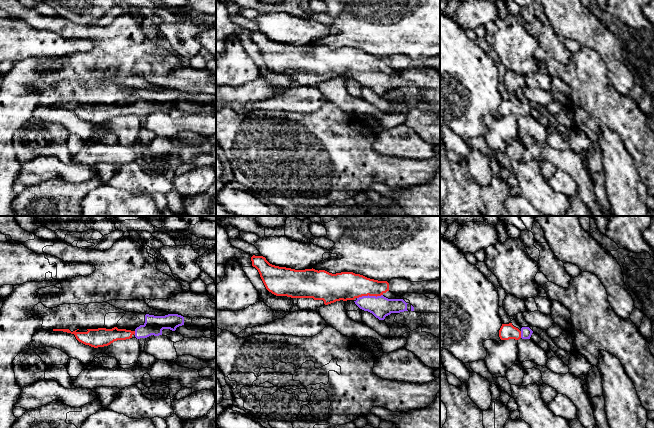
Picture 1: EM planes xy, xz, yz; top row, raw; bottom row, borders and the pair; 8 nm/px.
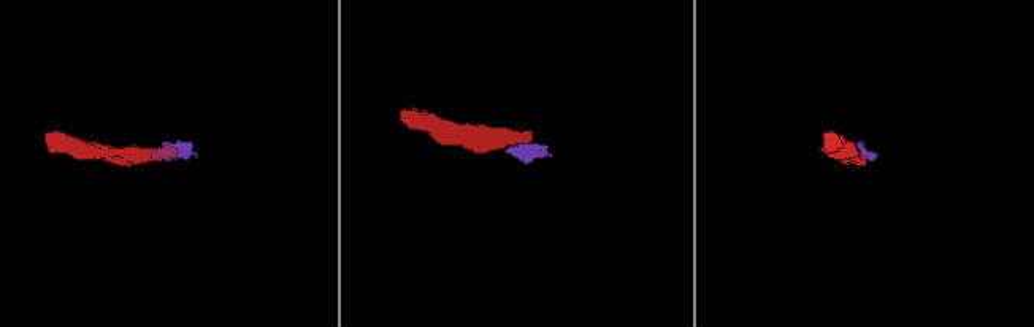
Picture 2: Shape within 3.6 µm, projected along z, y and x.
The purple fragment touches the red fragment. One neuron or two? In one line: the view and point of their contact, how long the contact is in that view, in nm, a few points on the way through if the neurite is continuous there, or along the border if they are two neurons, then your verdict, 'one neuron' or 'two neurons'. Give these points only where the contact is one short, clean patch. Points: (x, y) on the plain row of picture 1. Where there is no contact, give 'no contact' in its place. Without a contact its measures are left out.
xz (369, 72) | 220 nm | across xz (380, 82), (369, 72), (359, 62), (344, 62) | one neuron

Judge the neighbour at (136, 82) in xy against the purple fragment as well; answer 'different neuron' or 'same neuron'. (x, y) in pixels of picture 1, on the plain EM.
different neuron

